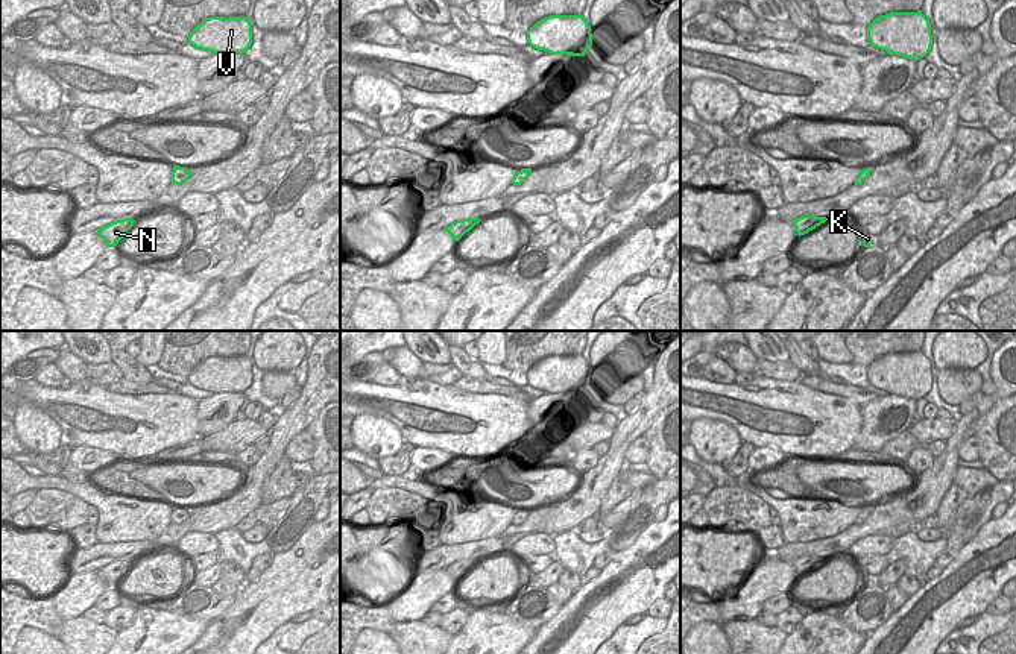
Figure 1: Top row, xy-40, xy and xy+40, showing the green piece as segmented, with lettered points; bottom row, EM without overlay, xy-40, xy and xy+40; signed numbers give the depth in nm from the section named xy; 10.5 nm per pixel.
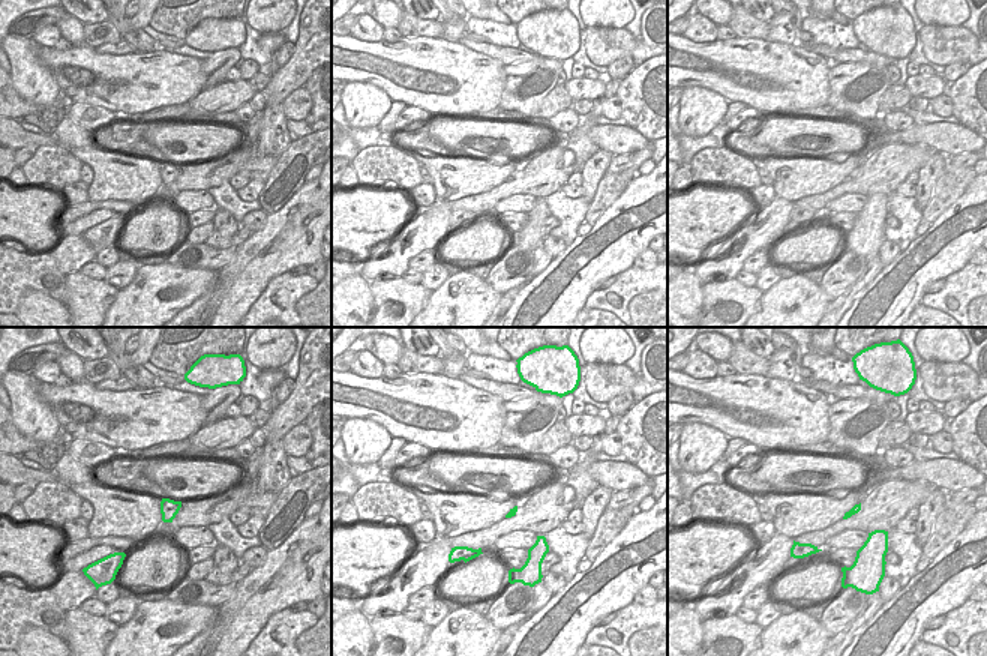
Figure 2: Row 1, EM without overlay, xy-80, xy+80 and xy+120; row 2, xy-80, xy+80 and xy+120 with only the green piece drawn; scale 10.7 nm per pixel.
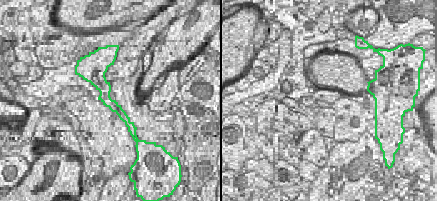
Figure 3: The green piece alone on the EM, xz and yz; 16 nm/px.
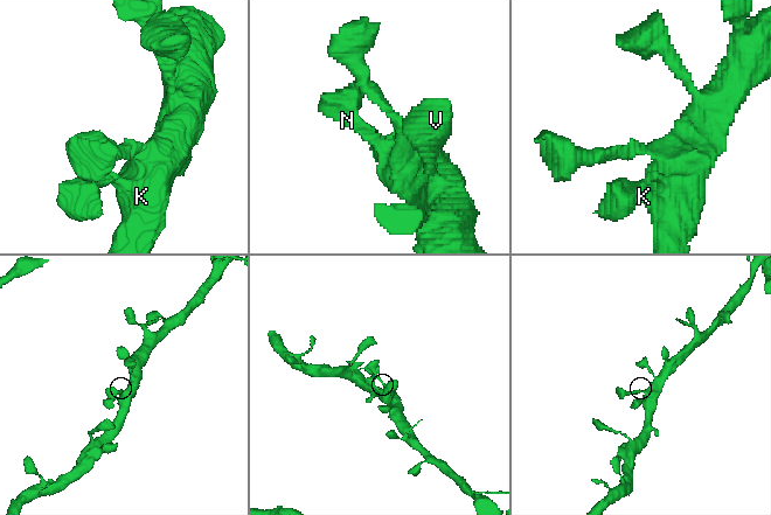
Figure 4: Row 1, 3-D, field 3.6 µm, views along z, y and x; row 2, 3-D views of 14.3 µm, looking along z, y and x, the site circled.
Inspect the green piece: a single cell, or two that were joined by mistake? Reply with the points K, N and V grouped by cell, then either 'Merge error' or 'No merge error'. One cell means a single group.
Groups: K N V. No merge error

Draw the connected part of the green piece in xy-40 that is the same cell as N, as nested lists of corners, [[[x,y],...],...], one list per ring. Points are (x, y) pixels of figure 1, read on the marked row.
[[[121,219],[115,220],[97,231],[99,237],[103,238],[108,247],[115,247],[123,235],[134,226],[135,220]]]

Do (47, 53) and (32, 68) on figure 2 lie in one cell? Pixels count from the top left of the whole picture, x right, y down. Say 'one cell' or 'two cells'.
two cells

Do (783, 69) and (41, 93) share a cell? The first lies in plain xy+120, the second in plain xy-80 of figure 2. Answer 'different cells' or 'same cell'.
different cells

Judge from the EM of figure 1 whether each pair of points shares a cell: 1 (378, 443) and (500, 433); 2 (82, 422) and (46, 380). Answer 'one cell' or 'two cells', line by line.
1: two cells
2: two cells

